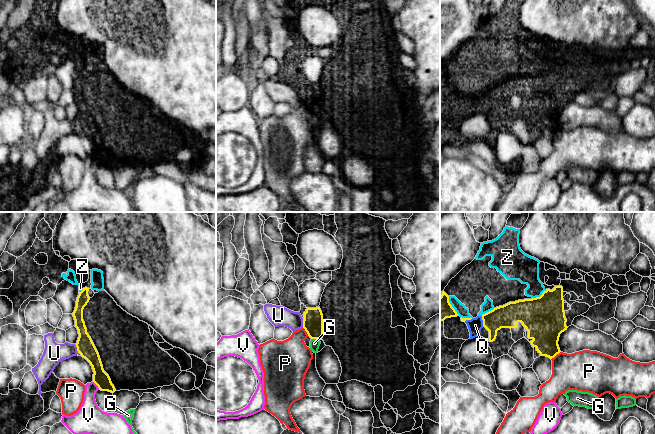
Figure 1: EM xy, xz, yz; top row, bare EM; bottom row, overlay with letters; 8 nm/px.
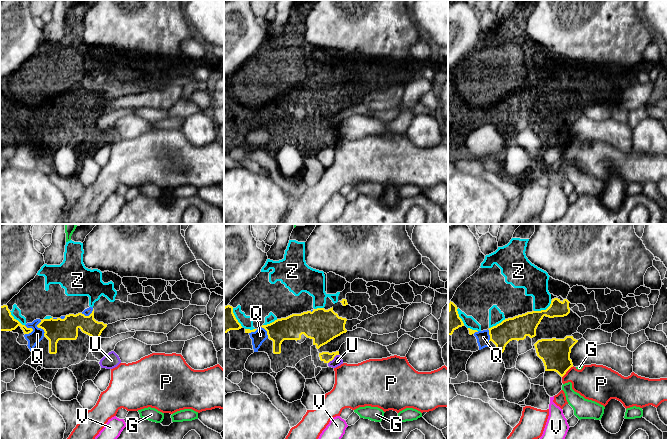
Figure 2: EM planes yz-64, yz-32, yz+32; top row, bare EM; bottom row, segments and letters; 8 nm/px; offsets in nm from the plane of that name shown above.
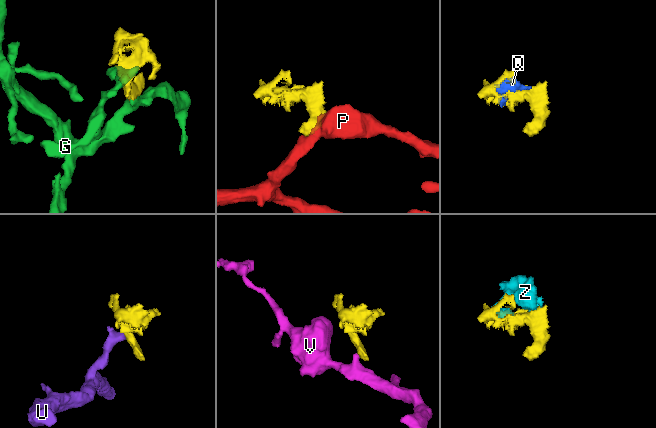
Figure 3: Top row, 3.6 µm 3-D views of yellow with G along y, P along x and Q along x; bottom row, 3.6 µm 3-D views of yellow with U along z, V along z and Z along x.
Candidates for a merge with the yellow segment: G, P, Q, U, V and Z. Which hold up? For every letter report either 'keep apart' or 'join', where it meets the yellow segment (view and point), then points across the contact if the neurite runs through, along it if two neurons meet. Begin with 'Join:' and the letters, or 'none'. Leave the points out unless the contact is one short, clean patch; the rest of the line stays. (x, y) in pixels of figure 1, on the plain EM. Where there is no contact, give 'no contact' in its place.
Join: Q, Z
G: keep apart | xz (315, 114) | along xz (311, 114), (319, 116)
P: keep apart | xz (306, 107) | along xz (302, 103), (309, 112)
Q: join | yz (483, 97)
U: keep apart | xy (77, 125) | along xy (75, 121), (78, 128)
V: keep apart | xy (96, 160) | along xy (93, 157), (99, 165)
Z: join | yz (538, 73)

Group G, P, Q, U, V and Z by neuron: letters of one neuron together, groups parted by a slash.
G / P / Q Z / U / V

